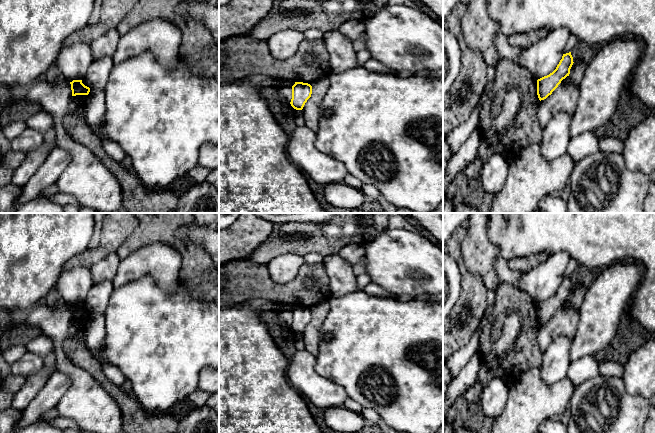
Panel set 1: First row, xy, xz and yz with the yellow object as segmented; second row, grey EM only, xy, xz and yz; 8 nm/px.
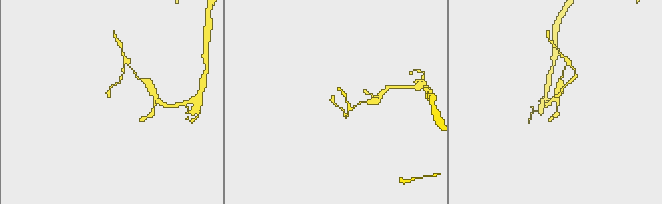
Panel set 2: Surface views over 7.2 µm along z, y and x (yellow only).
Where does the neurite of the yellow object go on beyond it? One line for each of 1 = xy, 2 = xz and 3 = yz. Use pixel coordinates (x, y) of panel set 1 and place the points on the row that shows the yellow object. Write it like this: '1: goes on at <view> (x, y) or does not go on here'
1: does not go on here
2: does not go on here
3: does not go on here

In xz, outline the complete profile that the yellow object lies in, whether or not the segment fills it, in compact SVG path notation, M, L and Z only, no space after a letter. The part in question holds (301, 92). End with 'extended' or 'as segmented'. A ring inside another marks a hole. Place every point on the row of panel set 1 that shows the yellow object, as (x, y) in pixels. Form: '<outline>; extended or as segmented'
M295 82L292 86L291 106L296 110L302 110L307 100L311 97L312 86L308 83Z; as segmented

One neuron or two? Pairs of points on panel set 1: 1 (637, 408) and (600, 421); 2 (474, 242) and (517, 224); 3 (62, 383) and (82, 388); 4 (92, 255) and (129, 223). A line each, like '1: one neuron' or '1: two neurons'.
1: one neuron
2: two neurons
3: two neurons
4: one neuron

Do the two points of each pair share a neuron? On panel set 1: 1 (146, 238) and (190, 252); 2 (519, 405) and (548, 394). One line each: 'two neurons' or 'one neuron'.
1: one neuron
2: one neuron

